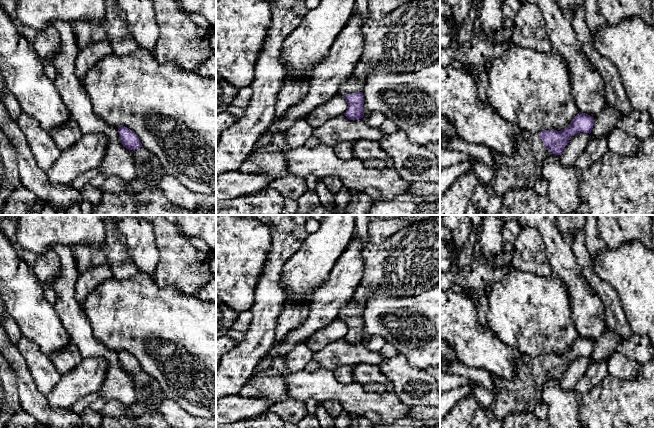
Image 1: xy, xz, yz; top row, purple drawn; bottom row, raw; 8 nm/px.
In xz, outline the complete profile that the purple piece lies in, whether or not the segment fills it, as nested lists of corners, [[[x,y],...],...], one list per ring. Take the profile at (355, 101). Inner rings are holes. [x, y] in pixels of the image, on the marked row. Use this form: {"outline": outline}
{"outline": [[[410,0],[389,12],[380,22],[368,18],[362,25],[362,56],[338,93],[347,101],[344,115],[350,120],[364,117],[363,85],[379,66],[392,73],[418,71],[440,60],[440,0]]]}

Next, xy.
{"outline": [[[121,125],[118,127],[118,133],[123,146],[134,159],[136,178],[144,178],[147,186],[159,188],[161,179],[168,174],[158,157],[142,146],[138,136],[131,129]]]}

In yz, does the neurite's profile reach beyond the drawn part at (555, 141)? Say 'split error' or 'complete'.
split error

